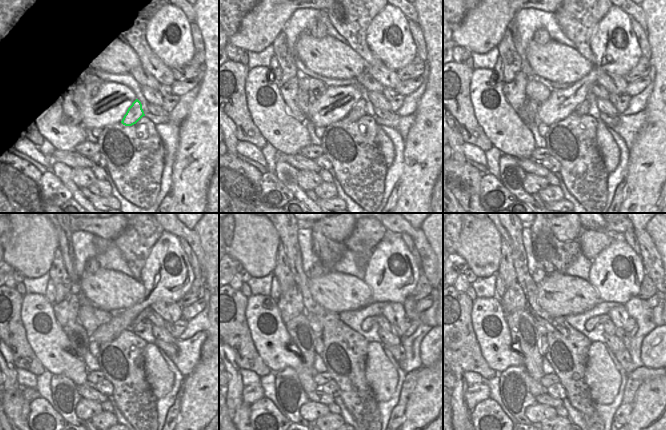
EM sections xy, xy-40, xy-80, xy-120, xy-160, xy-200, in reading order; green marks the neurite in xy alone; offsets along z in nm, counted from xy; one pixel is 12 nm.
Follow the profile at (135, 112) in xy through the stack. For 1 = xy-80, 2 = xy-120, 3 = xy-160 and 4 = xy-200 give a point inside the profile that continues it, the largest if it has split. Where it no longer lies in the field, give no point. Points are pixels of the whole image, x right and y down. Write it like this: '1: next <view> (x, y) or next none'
1: next xy-80 (582, 109)
2: next xy-120 (140, 326)
3: next xy-160 (367, 323)
4: next xy-200 (592, 322)

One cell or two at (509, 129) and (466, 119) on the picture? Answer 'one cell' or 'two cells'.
two cells

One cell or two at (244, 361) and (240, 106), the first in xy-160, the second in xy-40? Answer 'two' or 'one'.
one

